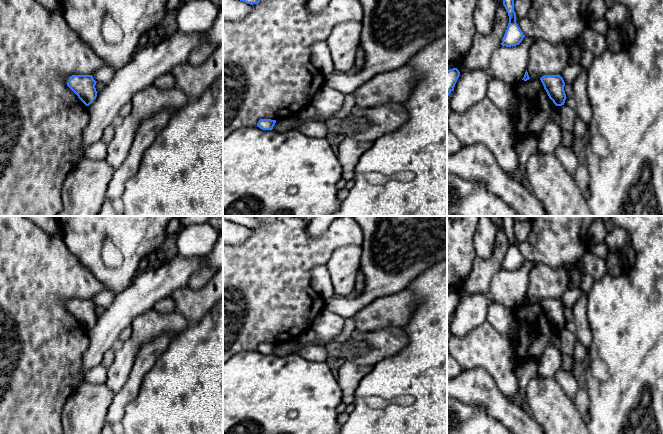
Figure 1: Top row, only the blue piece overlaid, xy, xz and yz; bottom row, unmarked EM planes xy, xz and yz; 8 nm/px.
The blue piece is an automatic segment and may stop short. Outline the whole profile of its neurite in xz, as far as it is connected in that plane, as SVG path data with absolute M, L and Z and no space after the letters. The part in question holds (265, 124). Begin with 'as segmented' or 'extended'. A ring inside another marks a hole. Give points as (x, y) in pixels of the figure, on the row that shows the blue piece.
as segmented; M260 119L257 123L257 127L259 127L262 130L272 130L275 123L276 123L276 120Z

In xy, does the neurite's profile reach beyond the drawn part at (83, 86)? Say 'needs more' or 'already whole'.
already whole

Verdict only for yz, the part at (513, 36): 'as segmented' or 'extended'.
as segmented

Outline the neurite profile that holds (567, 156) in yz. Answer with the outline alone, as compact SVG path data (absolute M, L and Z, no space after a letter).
M559 145L555 150L554 155L561 161L566 171L571 175L574 175L580 163L573 148Z

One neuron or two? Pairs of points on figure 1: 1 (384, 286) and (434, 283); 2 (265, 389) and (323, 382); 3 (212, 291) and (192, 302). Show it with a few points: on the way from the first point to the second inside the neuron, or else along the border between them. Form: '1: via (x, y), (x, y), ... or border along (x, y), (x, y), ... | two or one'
1: border along (426, 270), (421, 272), (406, 287) | two
2: via (279, 389), (299, 389), (303, 385), (309, 384) | one
3: via (207, 296), (202, 301), (197, 302) | one

